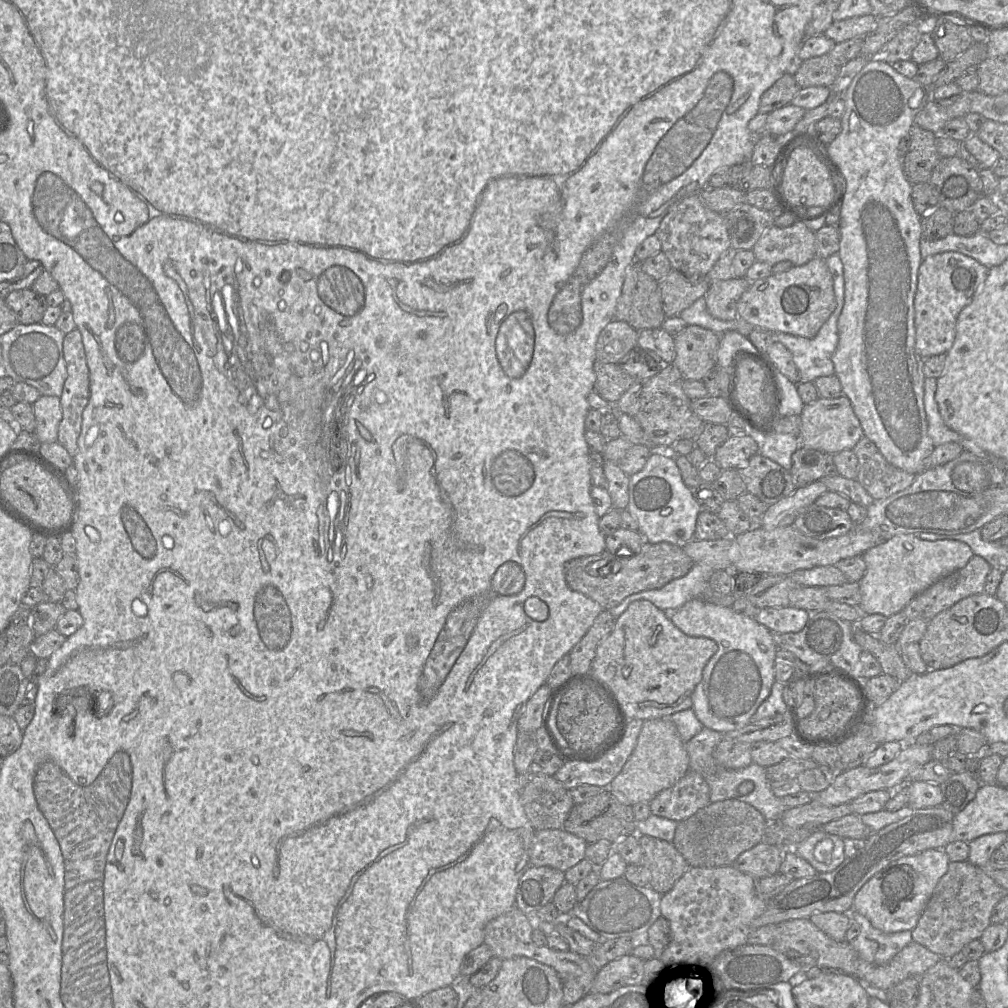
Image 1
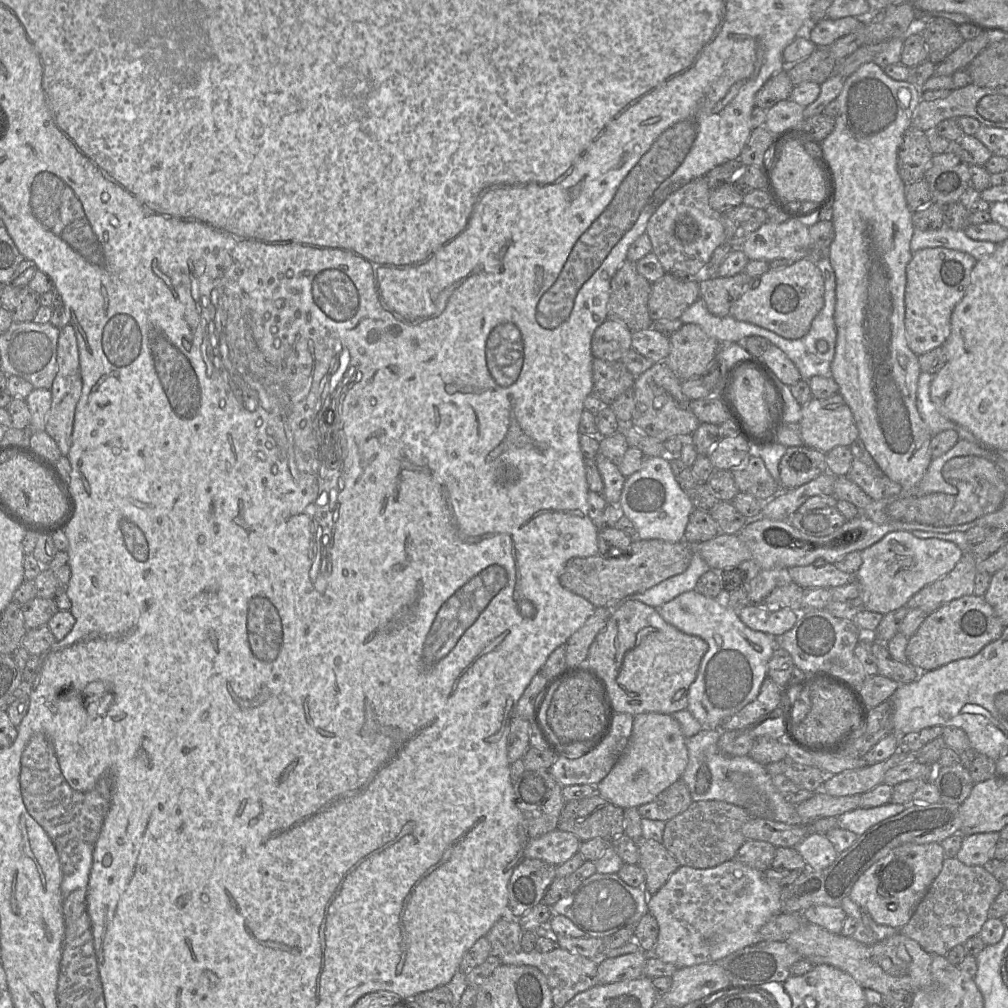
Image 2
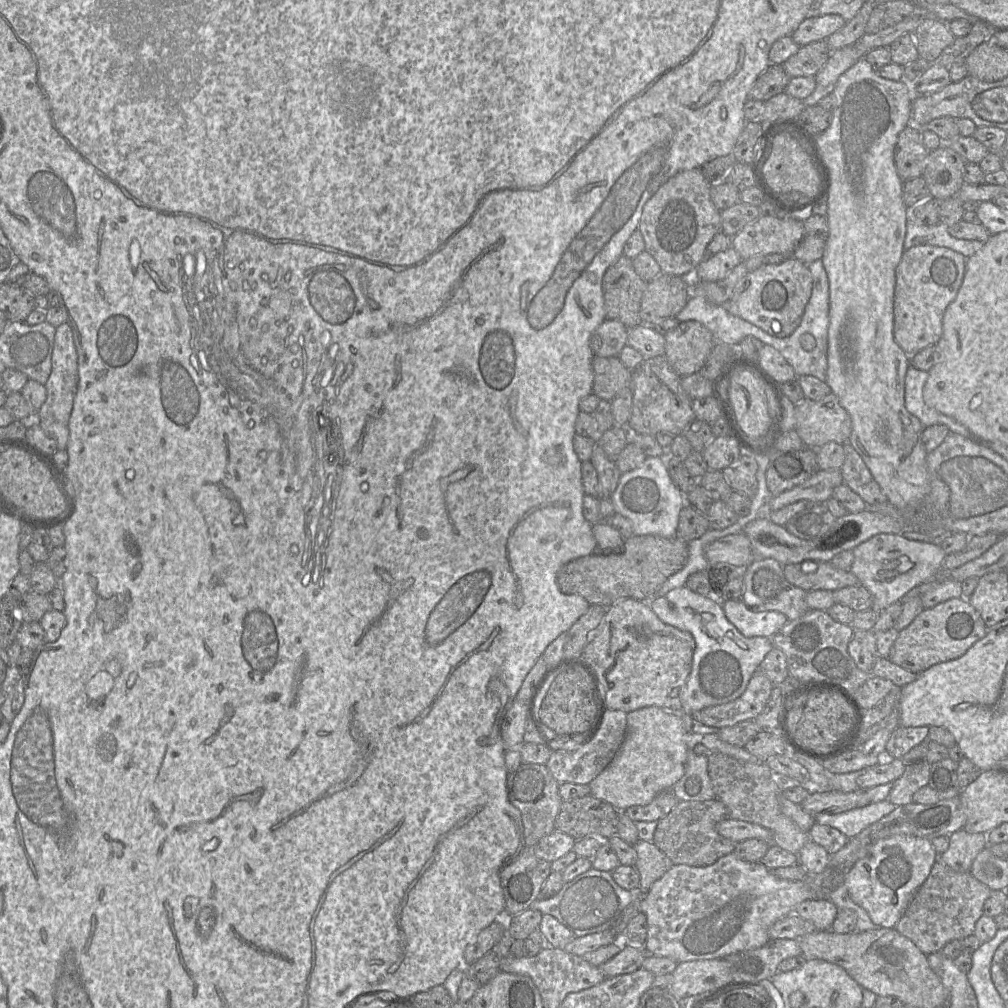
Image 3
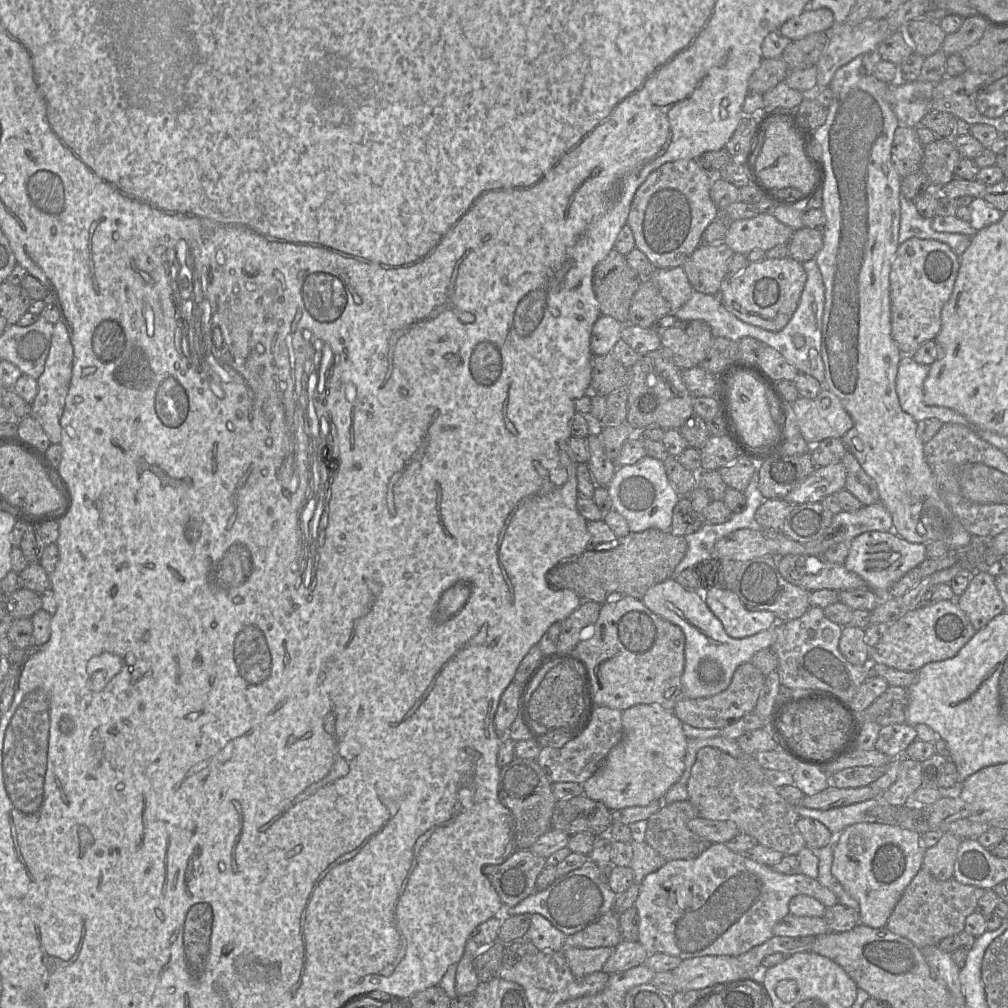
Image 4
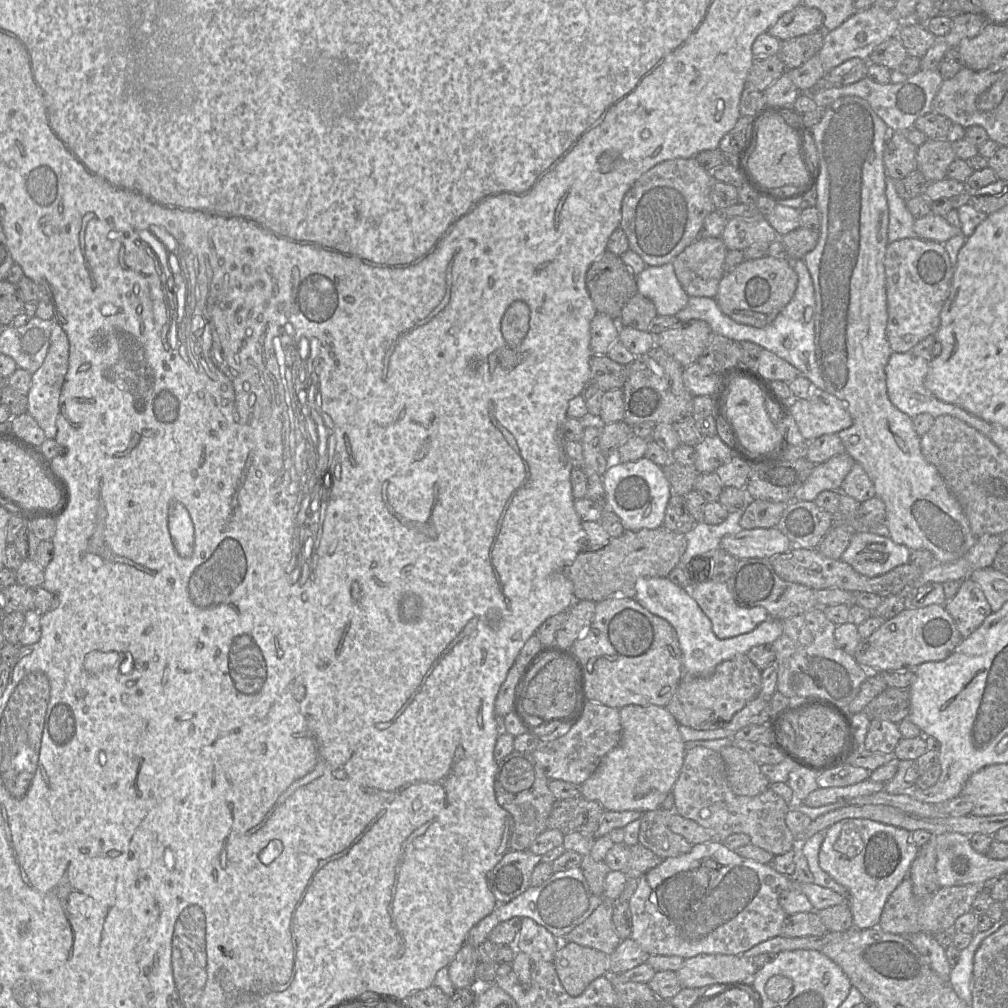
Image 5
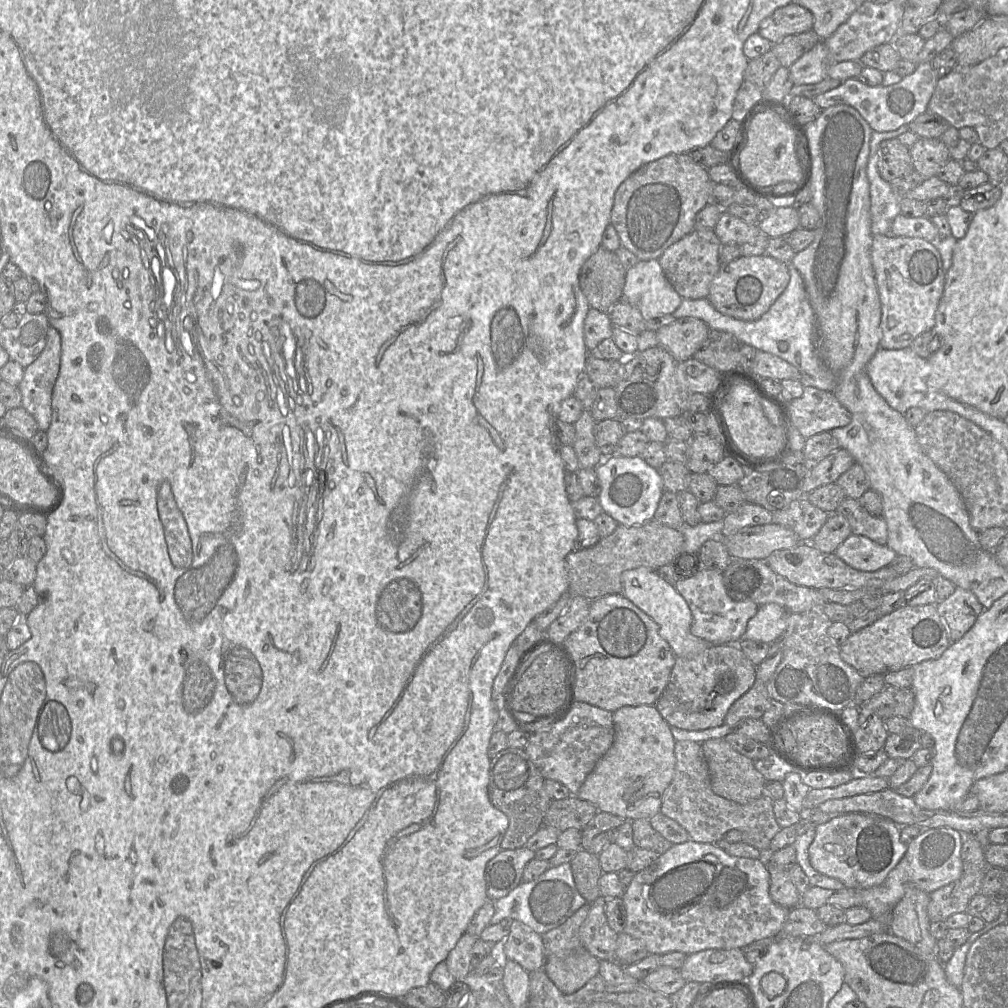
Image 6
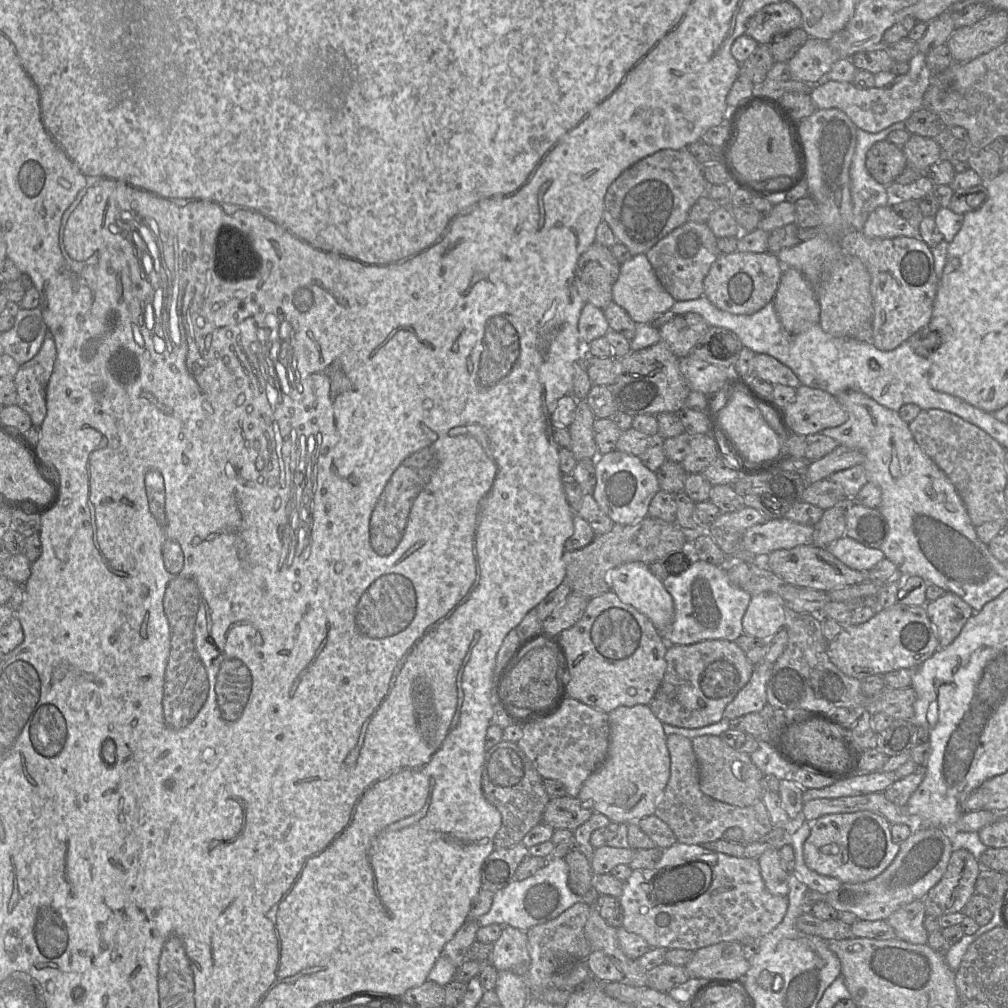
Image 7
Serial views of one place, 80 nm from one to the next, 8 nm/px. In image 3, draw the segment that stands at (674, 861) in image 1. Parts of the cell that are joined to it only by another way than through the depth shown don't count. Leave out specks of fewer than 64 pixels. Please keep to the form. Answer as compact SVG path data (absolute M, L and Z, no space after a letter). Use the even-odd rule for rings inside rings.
M639 839L633 846L637 853L634 867L640 875L639 893L641 896L644 896L651 885L660 879L674 864L653 842Z

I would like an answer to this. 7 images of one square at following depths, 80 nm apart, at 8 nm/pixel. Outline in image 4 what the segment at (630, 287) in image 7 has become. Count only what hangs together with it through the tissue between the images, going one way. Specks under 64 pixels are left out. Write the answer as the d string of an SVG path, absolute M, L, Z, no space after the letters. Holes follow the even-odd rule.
M682 267L655 269L650 279L669 302L671 312L680 309L694 292Z

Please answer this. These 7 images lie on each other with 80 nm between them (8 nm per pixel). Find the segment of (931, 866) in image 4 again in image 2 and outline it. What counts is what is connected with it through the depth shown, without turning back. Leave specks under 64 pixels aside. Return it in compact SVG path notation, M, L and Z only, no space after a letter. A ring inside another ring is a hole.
M997 832L965 836L955 858L967 866L986 866L992 860L992 851L999 840Z

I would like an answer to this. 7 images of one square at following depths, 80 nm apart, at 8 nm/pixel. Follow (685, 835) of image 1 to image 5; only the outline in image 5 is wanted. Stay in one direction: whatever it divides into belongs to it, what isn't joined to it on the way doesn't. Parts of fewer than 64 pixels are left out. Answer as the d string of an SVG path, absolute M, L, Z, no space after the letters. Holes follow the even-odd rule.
M658 808L647 811L639 818L639 843L662 859L688 853L692 844L682 836L672 832L669 819L675 811Z

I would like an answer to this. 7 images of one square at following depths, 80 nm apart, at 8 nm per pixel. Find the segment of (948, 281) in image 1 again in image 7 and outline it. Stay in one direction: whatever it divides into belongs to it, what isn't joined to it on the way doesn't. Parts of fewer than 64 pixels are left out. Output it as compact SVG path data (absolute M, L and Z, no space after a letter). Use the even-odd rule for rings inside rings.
M851 230L839 238L839 244L846 253L857 256L869 272L873 304L871 343L877 349L891 351L930 324L939 281L932 250L924 241L906 236L871 238Z

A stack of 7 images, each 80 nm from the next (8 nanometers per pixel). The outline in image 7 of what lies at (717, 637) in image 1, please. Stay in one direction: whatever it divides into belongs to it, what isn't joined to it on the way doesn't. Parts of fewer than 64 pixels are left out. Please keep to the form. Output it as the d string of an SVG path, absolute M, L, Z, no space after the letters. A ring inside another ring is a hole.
M629 562L613 568L606 574L606 582L623 603L633 606L647 616L662 635L668 630L674 619L673 598L663 581L649 570L648 565L643 562ZM774 593L752 595L742 619L743 633L770 639L785 628L787 608L782 598Z

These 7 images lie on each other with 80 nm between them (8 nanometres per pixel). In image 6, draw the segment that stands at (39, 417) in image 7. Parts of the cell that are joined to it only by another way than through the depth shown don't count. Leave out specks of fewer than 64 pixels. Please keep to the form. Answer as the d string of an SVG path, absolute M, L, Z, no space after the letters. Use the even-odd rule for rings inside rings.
M54 327L47 331L47 342L38 358L24 368L18 388L21 407L35 419L38 429L47 431L52 418L52 393L61 362L61 336Z

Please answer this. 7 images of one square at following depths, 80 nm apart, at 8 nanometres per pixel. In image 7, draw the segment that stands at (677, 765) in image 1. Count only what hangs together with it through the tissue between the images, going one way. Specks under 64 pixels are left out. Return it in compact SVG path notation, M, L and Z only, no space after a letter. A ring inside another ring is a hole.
M648 705L621 706L608 713L609 748L602 764L584 781L577 798L611 822L637 822L654 814L670 777L663 723Z

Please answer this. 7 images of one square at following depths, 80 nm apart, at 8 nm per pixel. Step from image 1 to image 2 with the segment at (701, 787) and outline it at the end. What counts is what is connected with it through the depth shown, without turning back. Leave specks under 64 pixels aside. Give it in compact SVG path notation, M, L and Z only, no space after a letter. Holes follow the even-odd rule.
M680 779L661 792L654 801L637 809L642 818L666 822L684 812L692 802L686 784Z

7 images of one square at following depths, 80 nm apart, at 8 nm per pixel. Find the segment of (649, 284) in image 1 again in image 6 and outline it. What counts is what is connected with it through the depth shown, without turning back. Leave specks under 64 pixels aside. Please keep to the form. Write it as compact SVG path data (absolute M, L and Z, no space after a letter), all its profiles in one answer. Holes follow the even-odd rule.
M599 247L583 264L579 273L579 285L590 307L609 313L611 308L623 300L623 288L627 269L620 263L616 253Z

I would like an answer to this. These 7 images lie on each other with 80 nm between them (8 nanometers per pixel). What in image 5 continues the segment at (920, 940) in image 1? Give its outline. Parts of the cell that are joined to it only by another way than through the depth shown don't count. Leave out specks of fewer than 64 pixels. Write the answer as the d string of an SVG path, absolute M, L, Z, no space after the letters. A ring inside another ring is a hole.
M908 876L896 887L886 901L878 927L884 932L907 937L918 932L935 934L952 928L958 917L971 911L975 897L982 891L980 884L941 887L928 902L920 903L913 894Z

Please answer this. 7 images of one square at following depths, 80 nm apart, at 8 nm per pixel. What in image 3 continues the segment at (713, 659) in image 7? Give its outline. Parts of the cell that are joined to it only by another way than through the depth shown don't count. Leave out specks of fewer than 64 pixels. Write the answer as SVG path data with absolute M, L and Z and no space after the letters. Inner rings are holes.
M757 670L739 698L726 704L704 708L690 715L696 722L716 729L755 719L765 708L773 687L770 679Z

